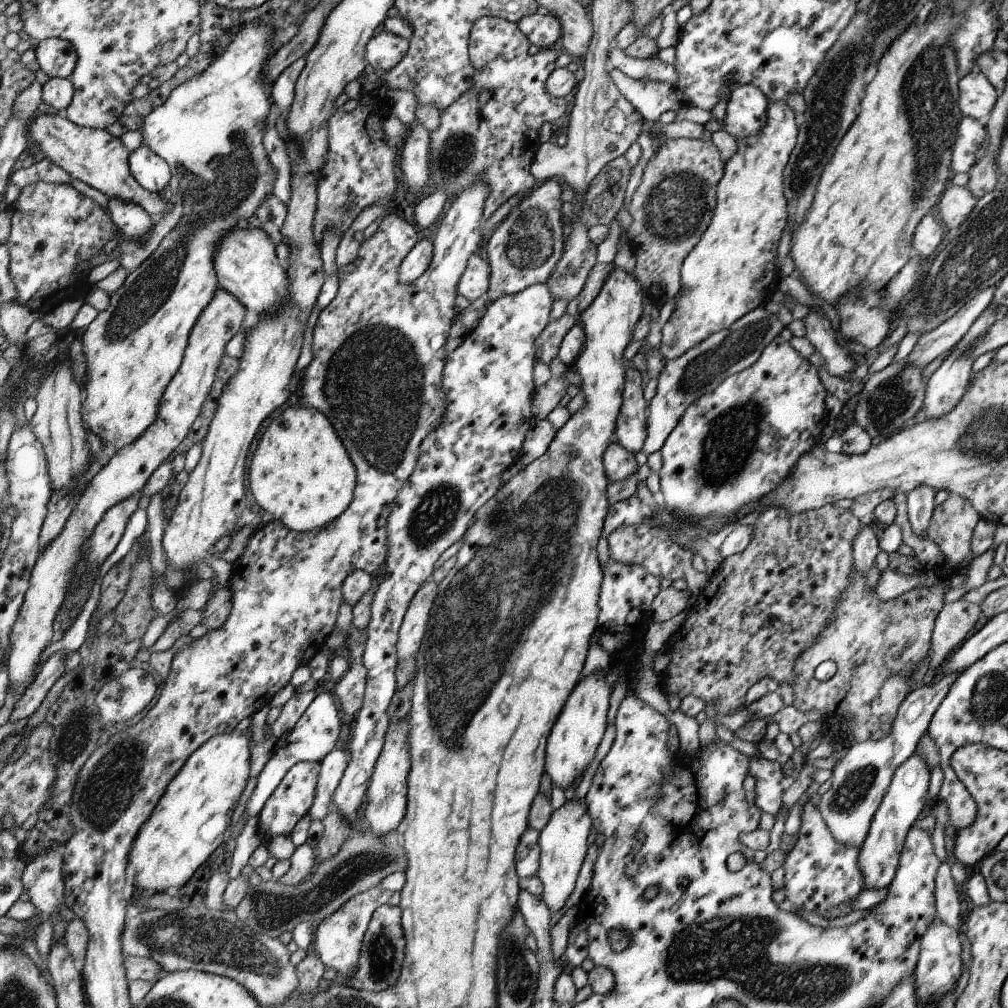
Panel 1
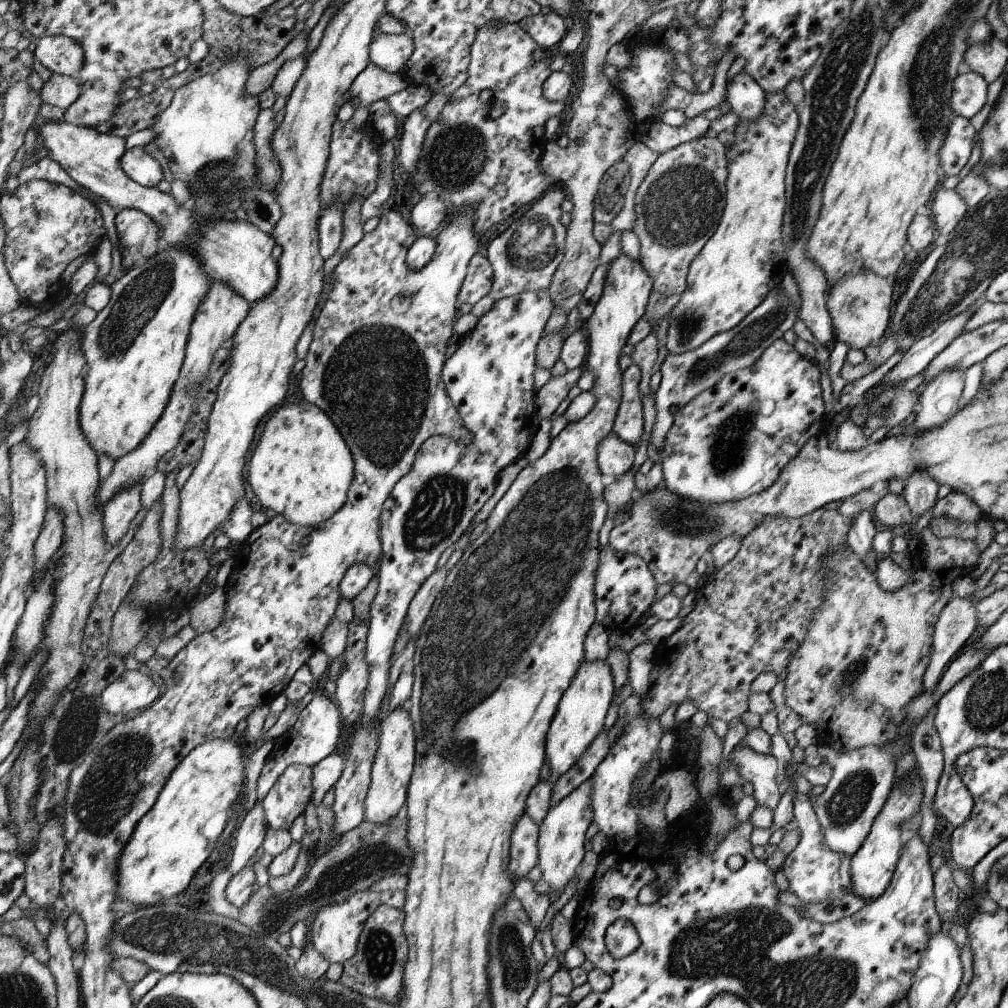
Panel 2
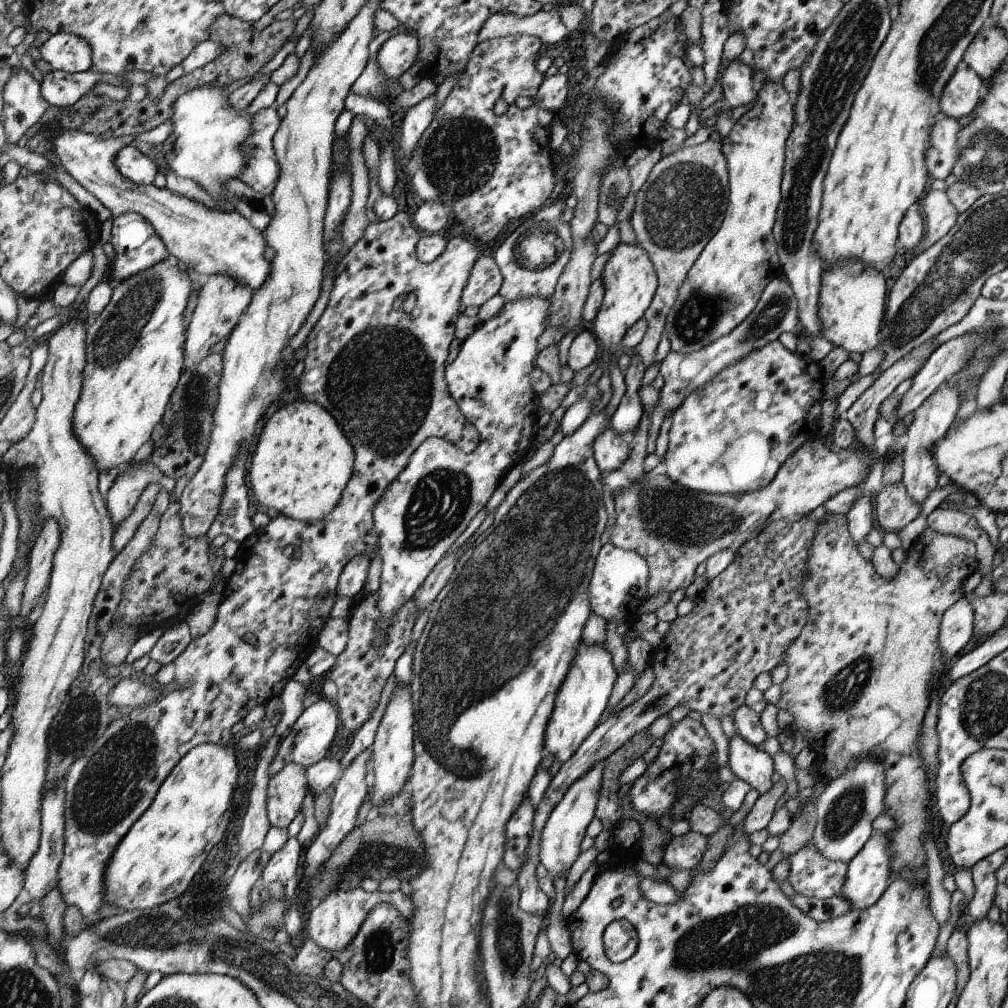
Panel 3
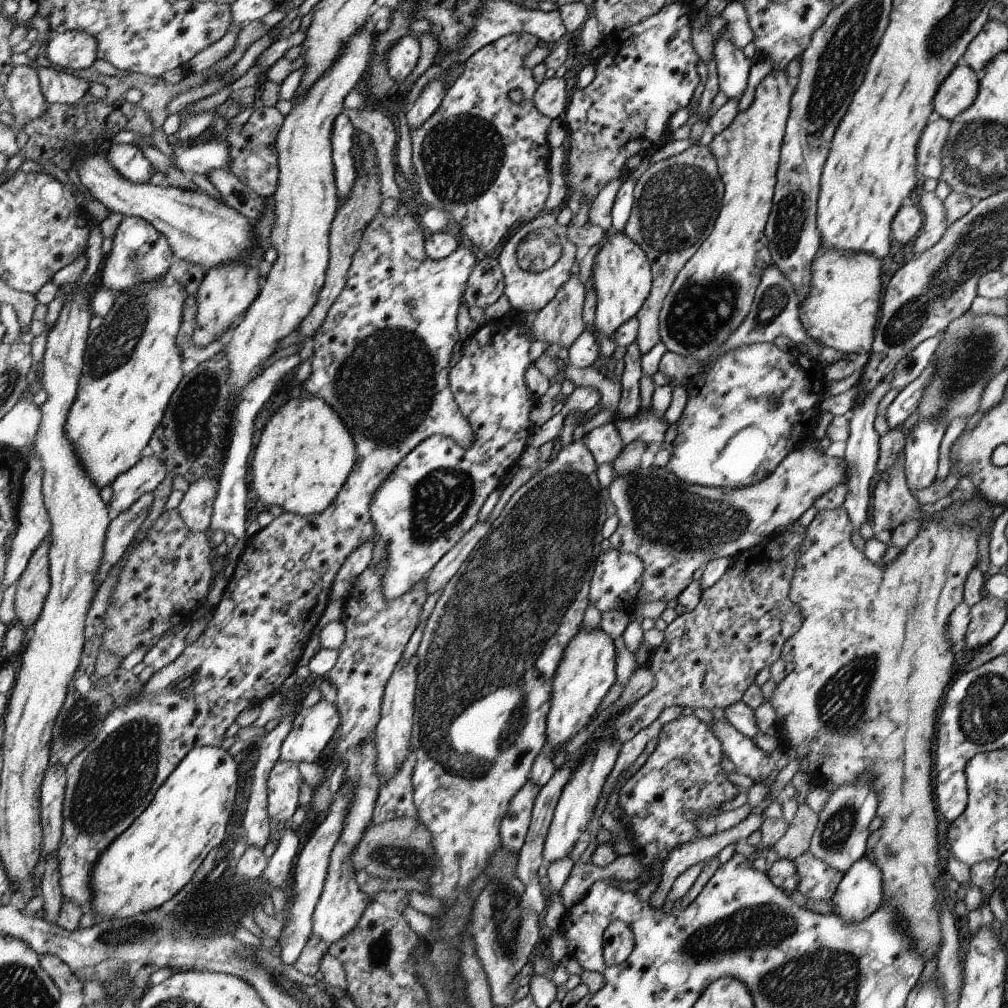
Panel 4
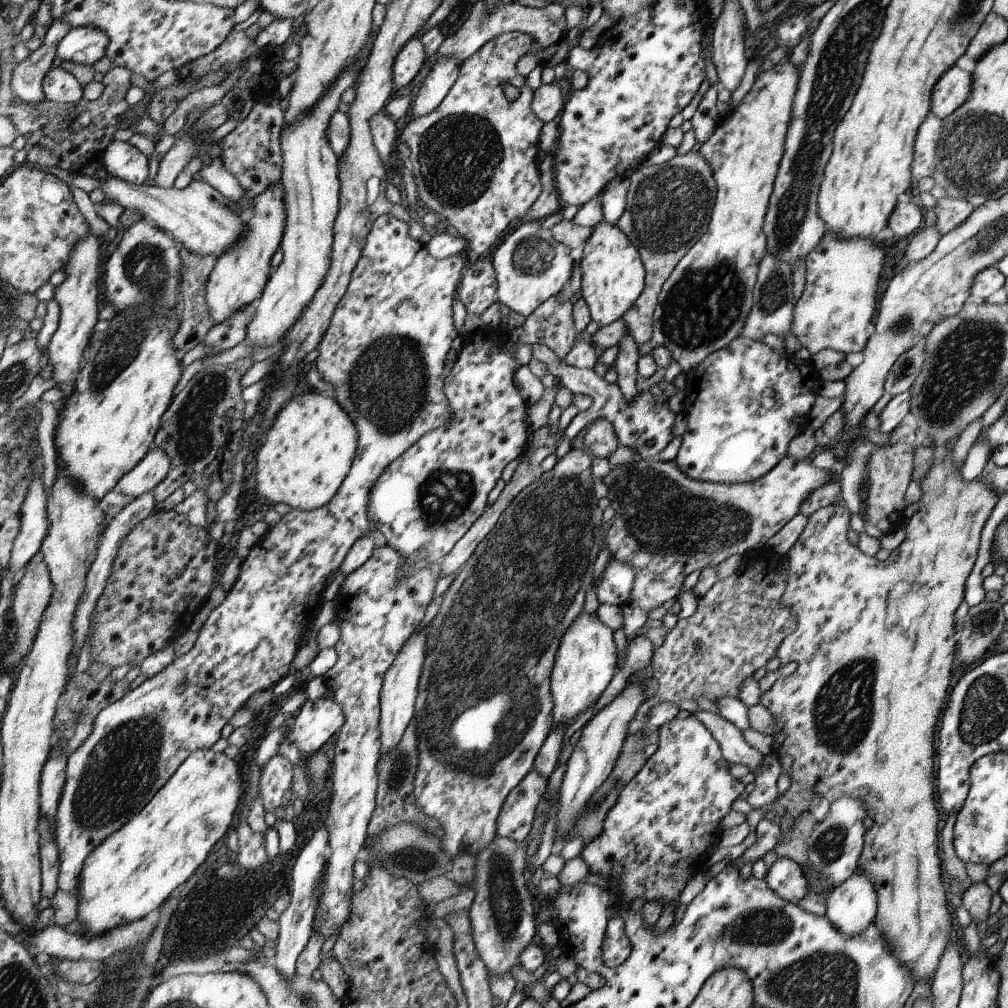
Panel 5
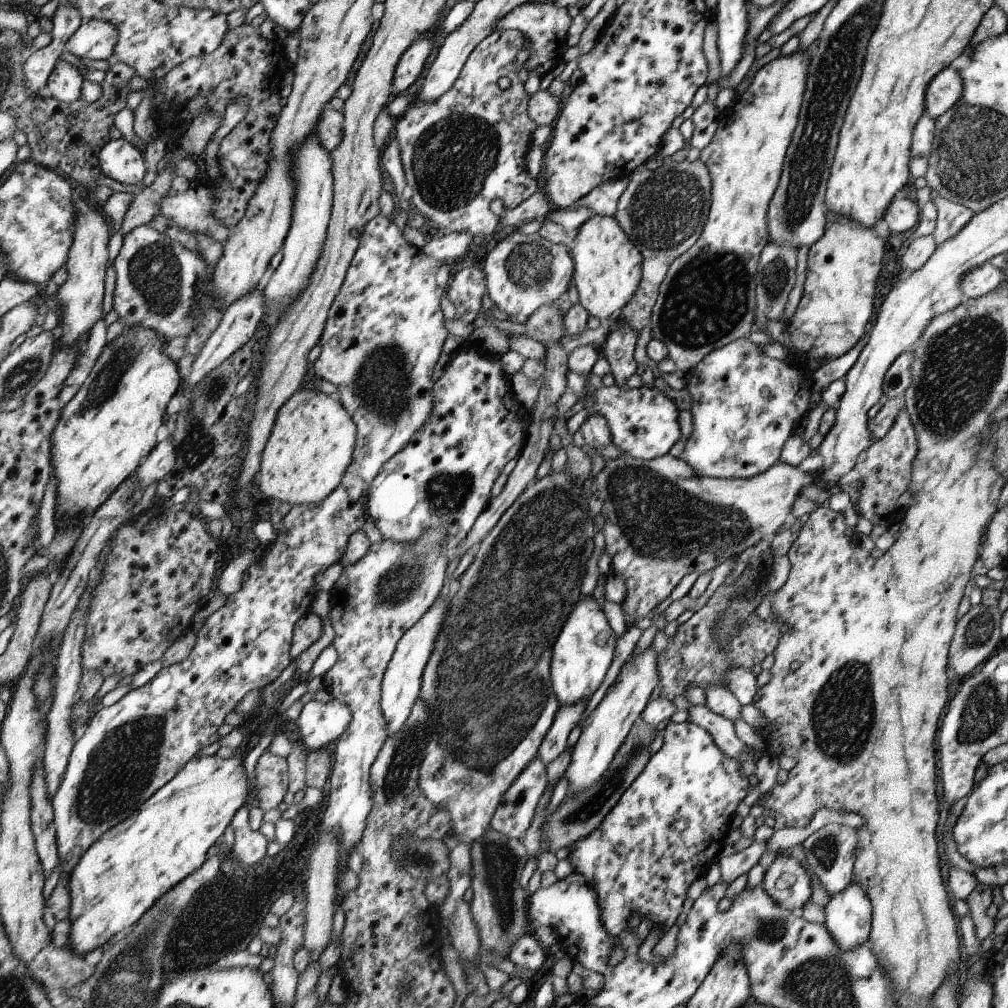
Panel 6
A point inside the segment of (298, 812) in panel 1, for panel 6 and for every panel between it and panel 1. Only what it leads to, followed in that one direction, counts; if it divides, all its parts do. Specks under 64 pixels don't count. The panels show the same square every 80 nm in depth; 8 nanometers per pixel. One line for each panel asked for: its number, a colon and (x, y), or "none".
2: (292, 791)
3: (288, 789)
4: (284, 782)
5: (275, 785)
6: (272, 772)

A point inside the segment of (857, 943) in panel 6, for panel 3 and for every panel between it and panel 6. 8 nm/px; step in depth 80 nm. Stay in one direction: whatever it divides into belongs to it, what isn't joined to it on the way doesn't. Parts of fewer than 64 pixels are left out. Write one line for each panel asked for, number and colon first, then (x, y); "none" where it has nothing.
3: (869, 873)
4: (860, 893)
5: (851, 907)

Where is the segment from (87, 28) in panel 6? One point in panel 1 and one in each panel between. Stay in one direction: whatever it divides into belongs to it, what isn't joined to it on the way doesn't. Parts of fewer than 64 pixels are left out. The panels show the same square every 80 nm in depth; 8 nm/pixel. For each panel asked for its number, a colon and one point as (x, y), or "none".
1: (58, 57)
2: (61, 54)
3: (66, 52)
4: (74, 49)
5: (83, 45)

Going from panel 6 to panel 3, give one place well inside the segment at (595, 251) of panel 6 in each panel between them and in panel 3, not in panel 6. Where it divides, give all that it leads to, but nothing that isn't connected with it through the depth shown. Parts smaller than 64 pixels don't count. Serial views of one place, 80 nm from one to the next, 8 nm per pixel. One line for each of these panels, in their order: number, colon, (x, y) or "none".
3: (630, 280)
4: (621, 275)
5: (613, 274)

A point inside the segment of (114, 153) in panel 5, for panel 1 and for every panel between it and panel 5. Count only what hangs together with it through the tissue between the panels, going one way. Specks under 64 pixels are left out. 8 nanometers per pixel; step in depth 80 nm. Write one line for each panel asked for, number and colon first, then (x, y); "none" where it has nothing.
1: (151, 171)
2: (138, 165)
3: (133, 164)
4: (128, 159)

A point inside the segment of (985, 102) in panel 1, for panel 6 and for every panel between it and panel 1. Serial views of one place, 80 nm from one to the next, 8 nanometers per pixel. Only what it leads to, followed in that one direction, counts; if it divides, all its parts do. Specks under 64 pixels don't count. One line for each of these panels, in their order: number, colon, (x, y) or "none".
2: (969, 92)
3: (961, 95)
4: (960, 87)
5: (952, 91)
6: (946, 89)

